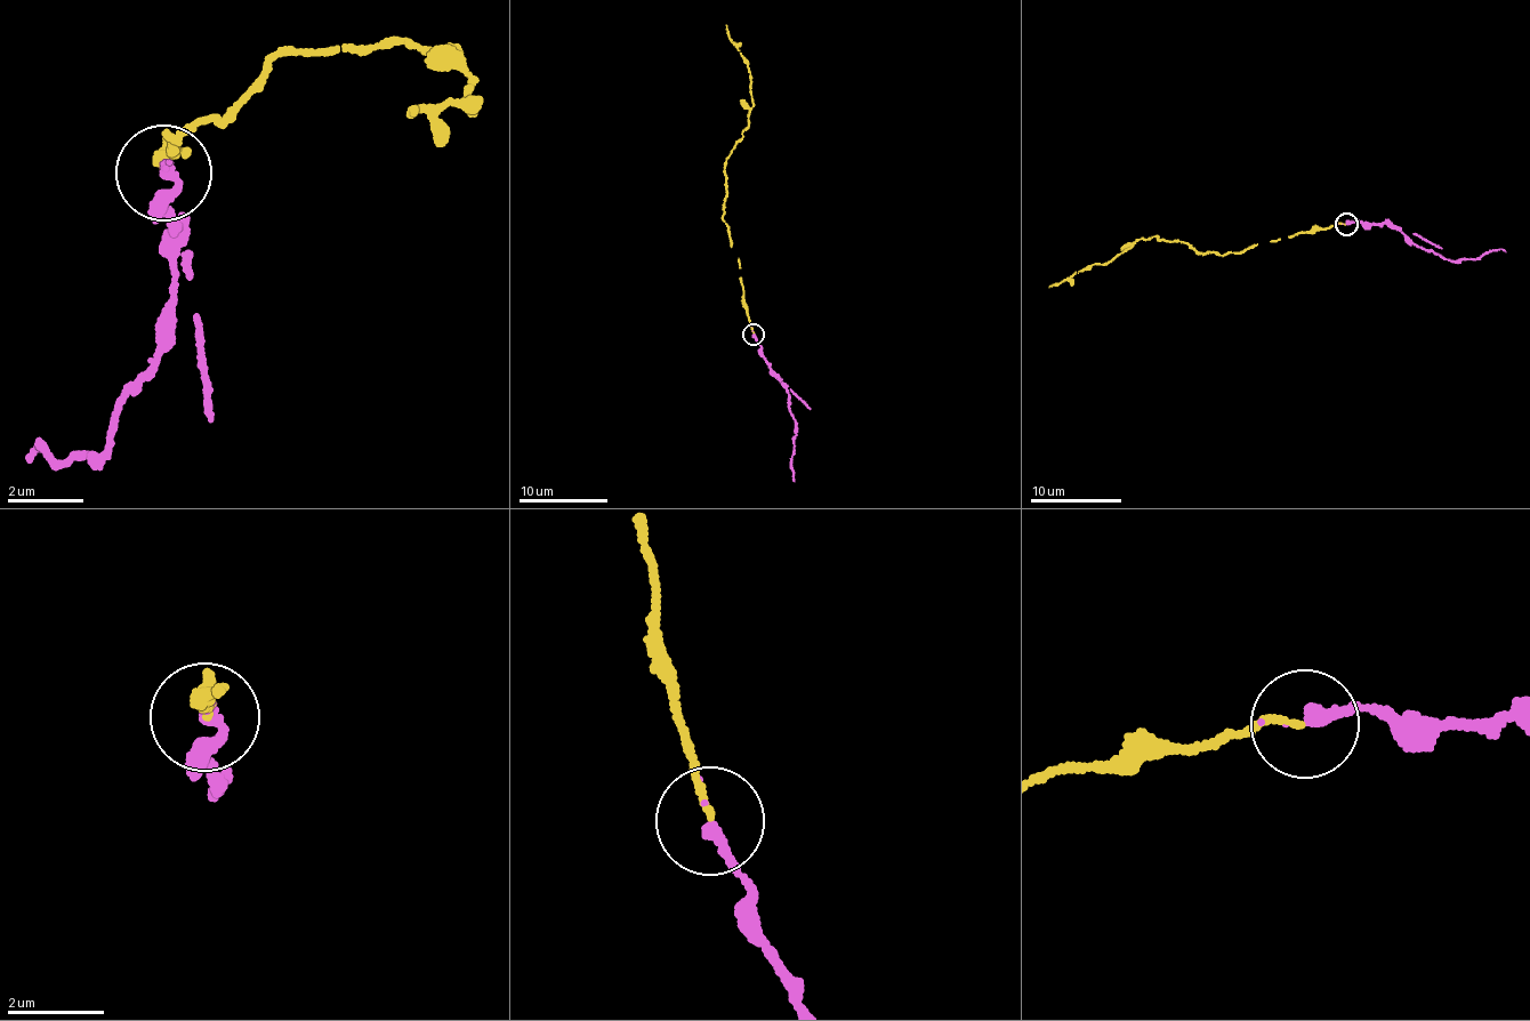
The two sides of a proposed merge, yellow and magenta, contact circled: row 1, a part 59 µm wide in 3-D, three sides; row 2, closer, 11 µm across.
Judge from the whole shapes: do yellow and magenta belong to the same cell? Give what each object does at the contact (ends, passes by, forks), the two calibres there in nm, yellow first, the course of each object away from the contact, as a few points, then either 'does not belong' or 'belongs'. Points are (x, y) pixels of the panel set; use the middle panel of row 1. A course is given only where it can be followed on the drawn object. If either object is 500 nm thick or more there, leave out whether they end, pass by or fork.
yellow ends; magenta ends; calibres 140 and 260 nm; course yellow (754, 334), (740, 260), (723, 216), (725, 159), (743, 136), (753, 102), (749, 69), (727, 24); course magenta (754, 334), (771, 376), (787, 392), (794, 420), (794, 481); belongs

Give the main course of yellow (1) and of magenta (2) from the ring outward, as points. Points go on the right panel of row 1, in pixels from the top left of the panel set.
1: (1345, 223), (1317, 227), (1226, 255), (1196, 252), (1186, 243), (1156, 236), (1140, 238), (1102, 264), (1048, 288)
2: (1345, 223), (1392, 226), (1417, 246), (1448, 260), (1479, 259), (1495, 249), (1505, 251)

